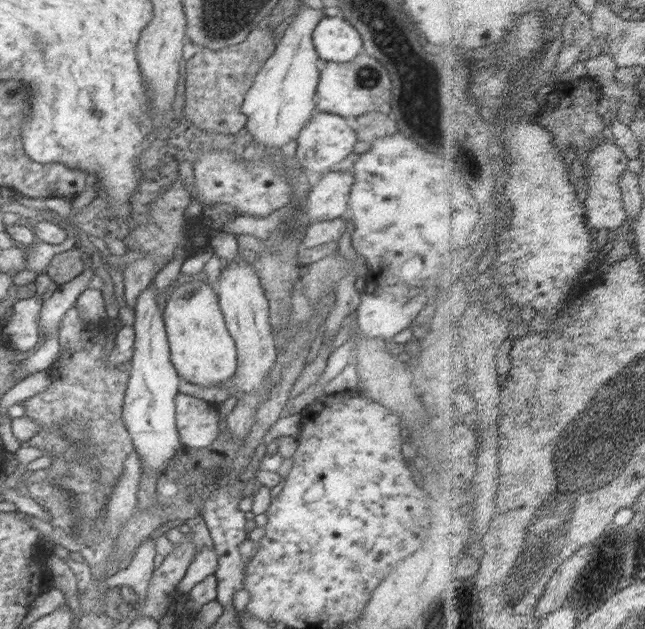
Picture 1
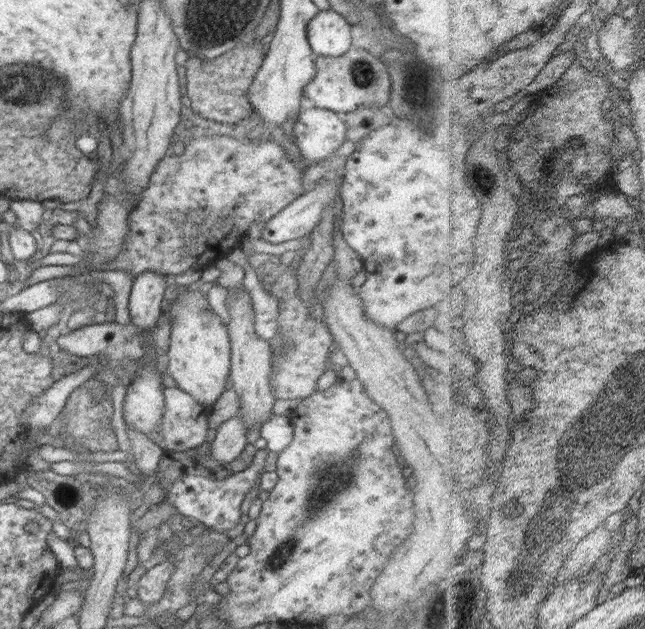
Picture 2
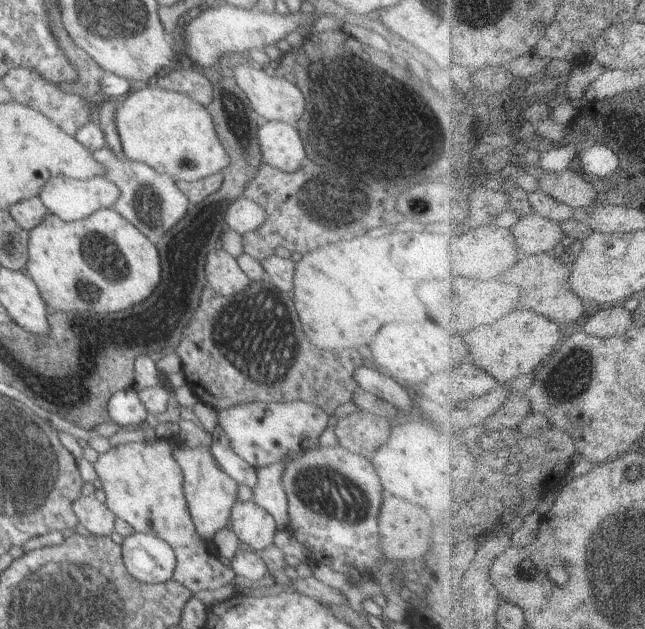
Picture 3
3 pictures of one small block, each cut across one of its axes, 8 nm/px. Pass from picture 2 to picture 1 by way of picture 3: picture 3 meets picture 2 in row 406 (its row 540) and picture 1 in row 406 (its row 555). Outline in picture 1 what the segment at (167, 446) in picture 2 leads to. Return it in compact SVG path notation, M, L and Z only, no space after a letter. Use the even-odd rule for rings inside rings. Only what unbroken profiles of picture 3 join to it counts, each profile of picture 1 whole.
M179 393L176 404L176 428L183 447L204 448L220 434L219 405L196 396Z

